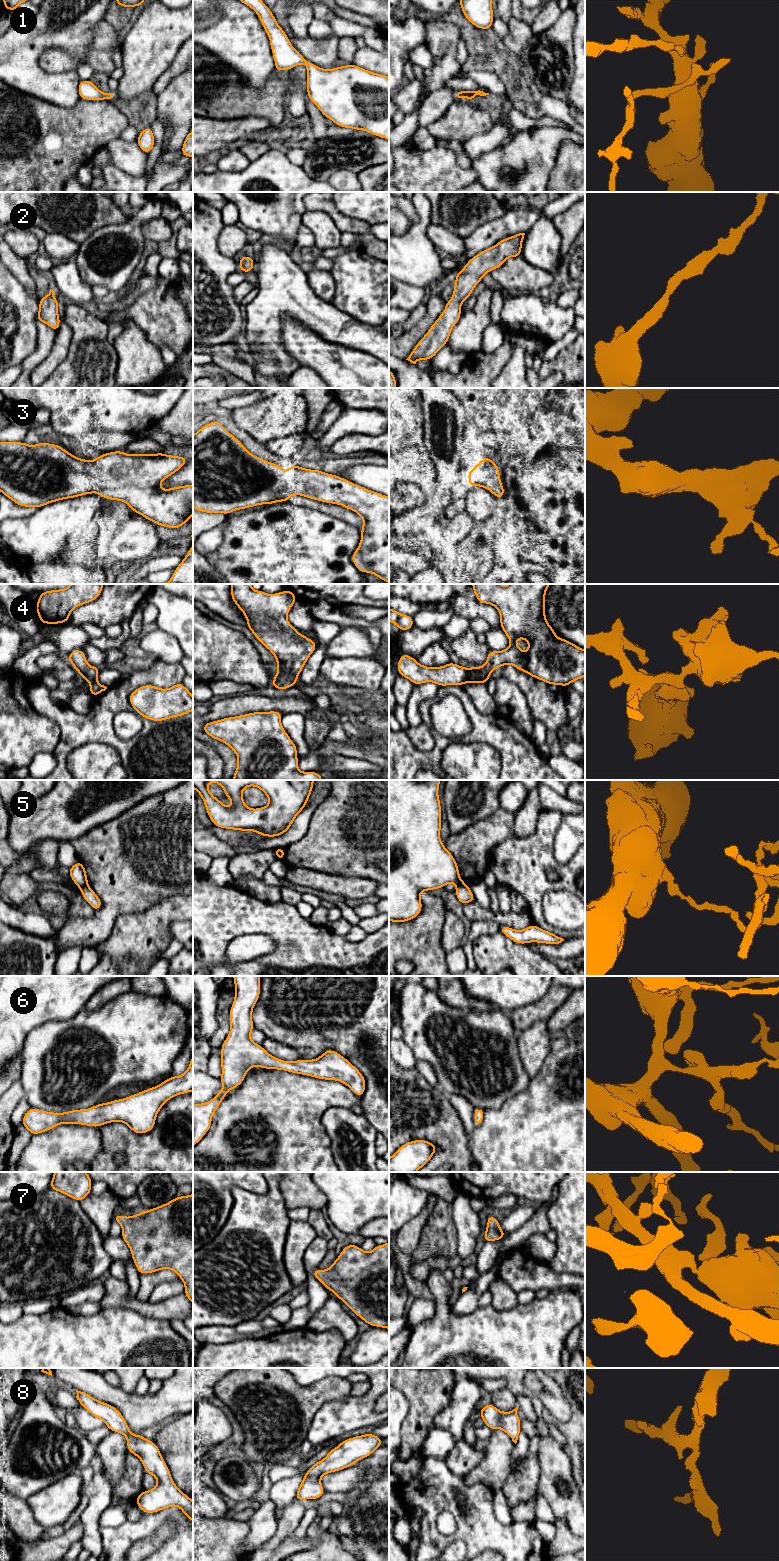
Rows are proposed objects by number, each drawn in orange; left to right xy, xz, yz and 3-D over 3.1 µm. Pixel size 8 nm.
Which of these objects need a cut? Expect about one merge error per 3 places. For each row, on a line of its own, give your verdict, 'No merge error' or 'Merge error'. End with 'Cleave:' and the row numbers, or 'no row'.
1: No merge error
2: No merge error
3: No merge error
4: No merge error
5: Merge error
6: No merge error
7: No merge error
8: No merge error
Cleave: 5

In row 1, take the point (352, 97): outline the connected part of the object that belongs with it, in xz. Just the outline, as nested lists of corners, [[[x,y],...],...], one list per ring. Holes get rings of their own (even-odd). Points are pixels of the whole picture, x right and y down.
[[[239,0],[253,9],[268,34],[271,51],[275,61],[276,71],[293,69],[299,64],[307,67],[307,96],[318,107],[324,117],[331,119],[334,124],[343,128],[363,130],[372,135],[389,140],[389,77],[368,71],[354,64],[340,66],[333,69],[322,69],[308,62],[291,44],[285,31],[277,24],[273,13],[262,0]]]

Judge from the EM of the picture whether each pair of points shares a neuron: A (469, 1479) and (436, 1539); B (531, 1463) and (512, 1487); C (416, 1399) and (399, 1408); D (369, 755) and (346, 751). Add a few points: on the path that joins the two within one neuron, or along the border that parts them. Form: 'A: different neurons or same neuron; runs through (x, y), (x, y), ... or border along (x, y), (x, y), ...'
A: different neurons; border along (462, 1477), (465, 1484), (484, 1483), (489, 1488)
B: same neuron; runs through (529, 1469), (518, 1481)
C: different neurons; border along (399, 1390), (408, 1404), (408, 1413), (402, 1427)
D: same neuron; runs through (363, 754), (352, 751)

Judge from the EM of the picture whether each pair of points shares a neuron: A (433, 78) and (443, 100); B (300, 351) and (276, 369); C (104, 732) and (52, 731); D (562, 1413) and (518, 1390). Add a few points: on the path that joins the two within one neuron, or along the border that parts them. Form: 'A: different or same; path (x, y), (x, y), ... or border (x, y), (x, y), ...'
A: different; border (444, 85), (431, 91), (426, 96)
B: different; border (281, 336), (283, 348), (300, 366)
C: different; border (42, 715), (59, 727), (59, 741), (52, 752)
D: same; path (551, 1402), (543, 1396), (531, 1395), (529, 1393)

